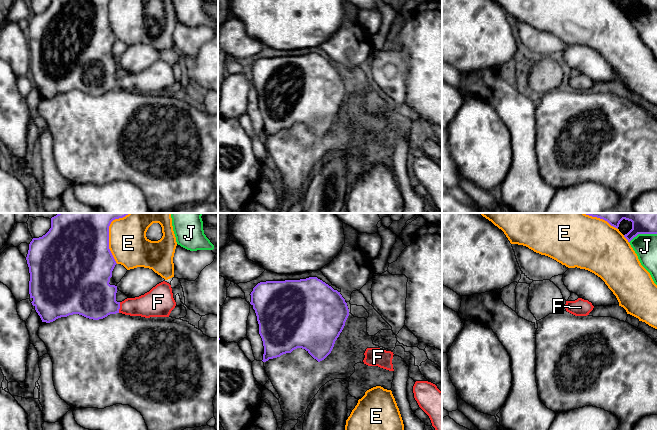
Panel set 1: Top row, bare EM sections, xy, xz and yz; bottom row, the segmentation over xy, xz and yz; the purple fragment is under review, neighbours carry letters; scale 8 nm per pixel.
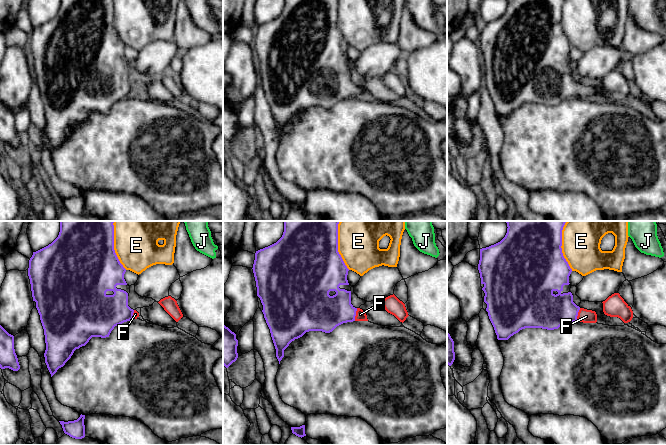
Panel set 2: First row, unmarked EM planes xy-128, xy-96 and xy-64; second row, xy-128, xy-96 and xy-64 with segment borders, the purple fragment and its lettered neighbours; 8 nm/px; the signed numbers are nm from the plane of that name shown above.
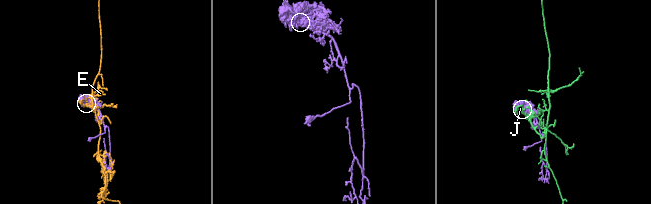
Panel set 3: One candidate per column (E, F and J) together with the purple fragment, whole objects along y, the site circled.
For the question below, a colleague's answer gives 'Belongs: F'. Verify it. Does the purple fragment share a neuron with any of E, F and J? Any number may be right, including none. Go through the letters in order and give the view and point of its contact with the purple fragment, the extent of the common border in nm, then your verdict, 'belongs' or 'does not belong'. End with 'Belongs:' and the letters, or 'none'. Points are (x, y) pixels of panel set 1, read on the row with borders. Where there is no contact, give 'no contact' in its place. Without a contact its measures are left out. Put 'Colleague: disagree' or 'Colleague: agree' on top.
Colleague: agree
E: xy (108, 234) | 420 nm | does not belong
F: xy (119, 307) | 90 nm | belongs
J: yz (642, 233) | 240 nm | does not belong
Belongs: F

